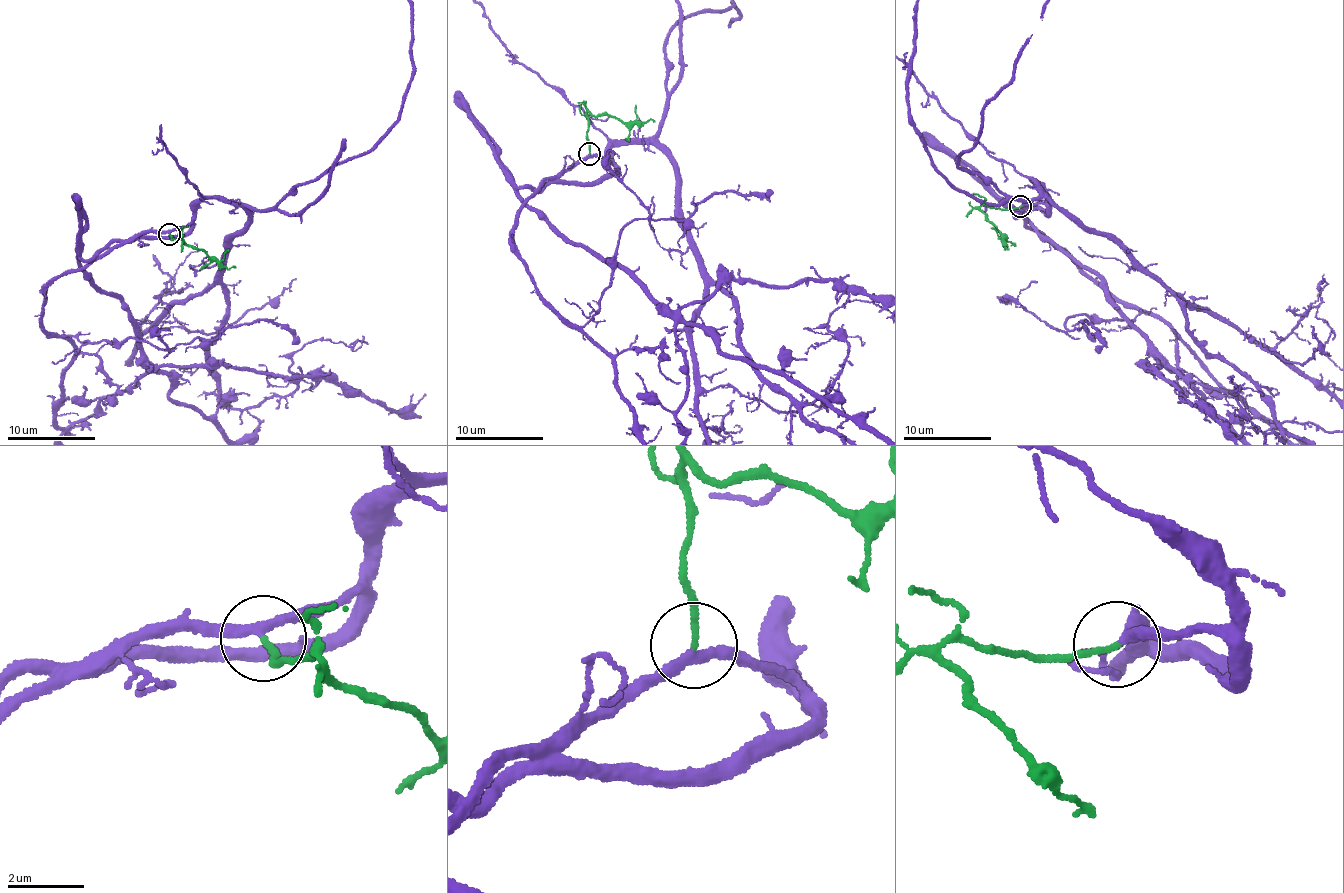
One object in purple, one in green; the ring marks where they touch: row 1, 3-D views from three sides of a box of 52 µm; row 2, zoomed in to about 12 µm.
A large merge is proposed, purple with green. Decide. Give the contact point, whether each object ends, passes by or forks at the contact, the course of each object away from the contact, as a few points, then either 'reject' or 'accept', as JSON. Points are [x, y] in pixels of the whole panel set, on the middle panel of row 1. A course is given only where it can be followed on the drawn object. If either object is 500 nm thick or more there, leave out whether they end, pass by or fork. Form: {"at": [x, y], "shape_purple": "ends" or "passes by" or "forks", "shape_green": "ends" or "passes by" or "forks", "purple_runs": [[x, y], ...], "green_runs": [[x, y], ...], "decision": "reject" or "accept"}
{"at": [589, 153], "shape_purple": "passes by", "shape_green": "ends", "green_runs": [[590, 153], [587, 111], [626, 122], [654, 122]], "decision": "accept"}

